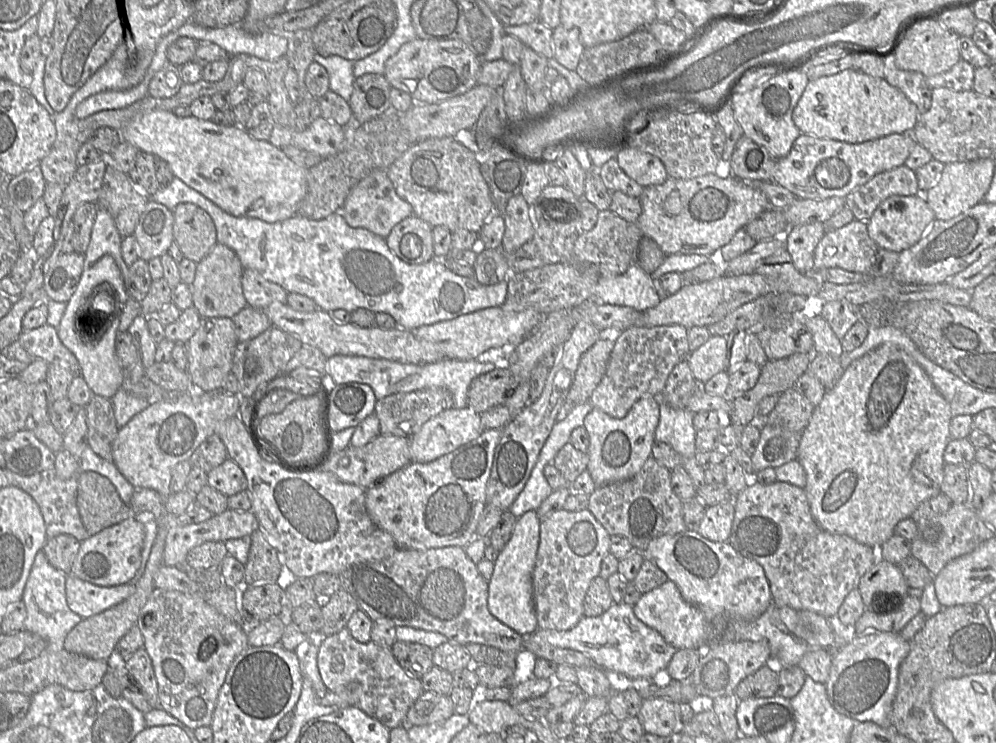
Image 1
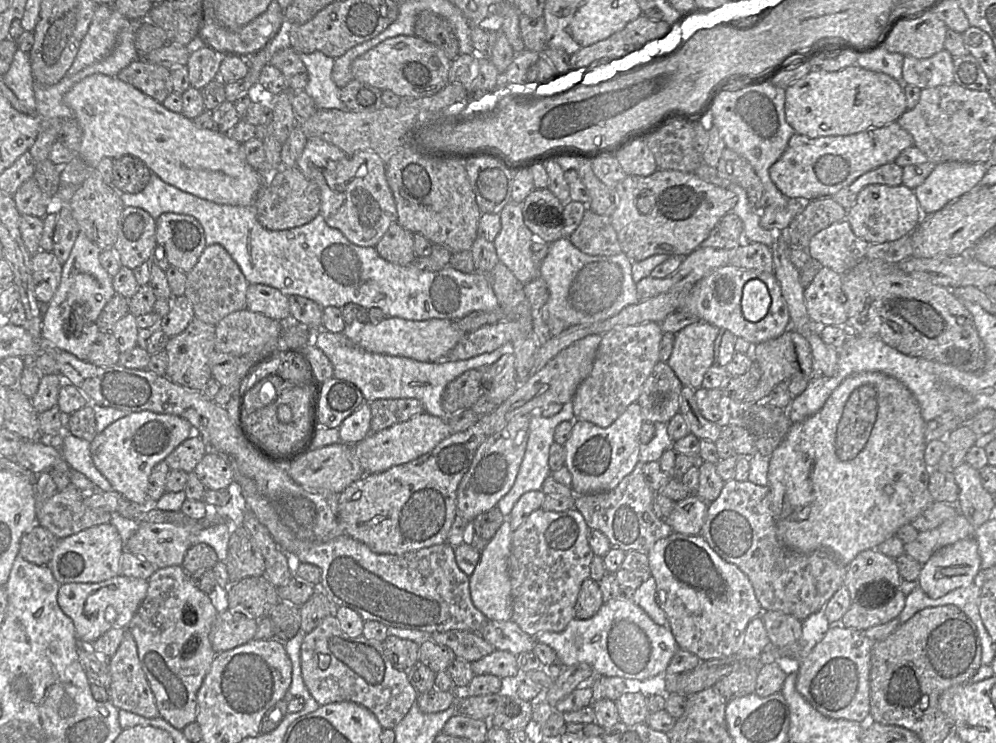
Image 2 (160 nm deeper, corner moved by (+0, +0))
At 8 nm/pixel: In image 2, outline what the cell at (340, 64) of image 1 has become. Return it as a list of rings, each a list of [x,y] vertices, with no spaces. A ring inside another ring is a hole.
[[[320,51],[298,54],[309,76],[304,91],[313,99],[317,108],[347,111],[347,107],[340,99],[340,88],[332,79],[334,58],[328,57]]]

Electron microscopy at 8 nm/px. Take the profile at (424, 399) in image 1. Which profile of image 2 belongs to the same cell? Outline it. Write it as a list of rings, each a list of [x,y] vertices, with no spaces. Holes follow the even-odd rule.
[[[415,398],[377,399],[369,403],[371,432],[378,432],[404,422],[424,412],[422,403]]]

